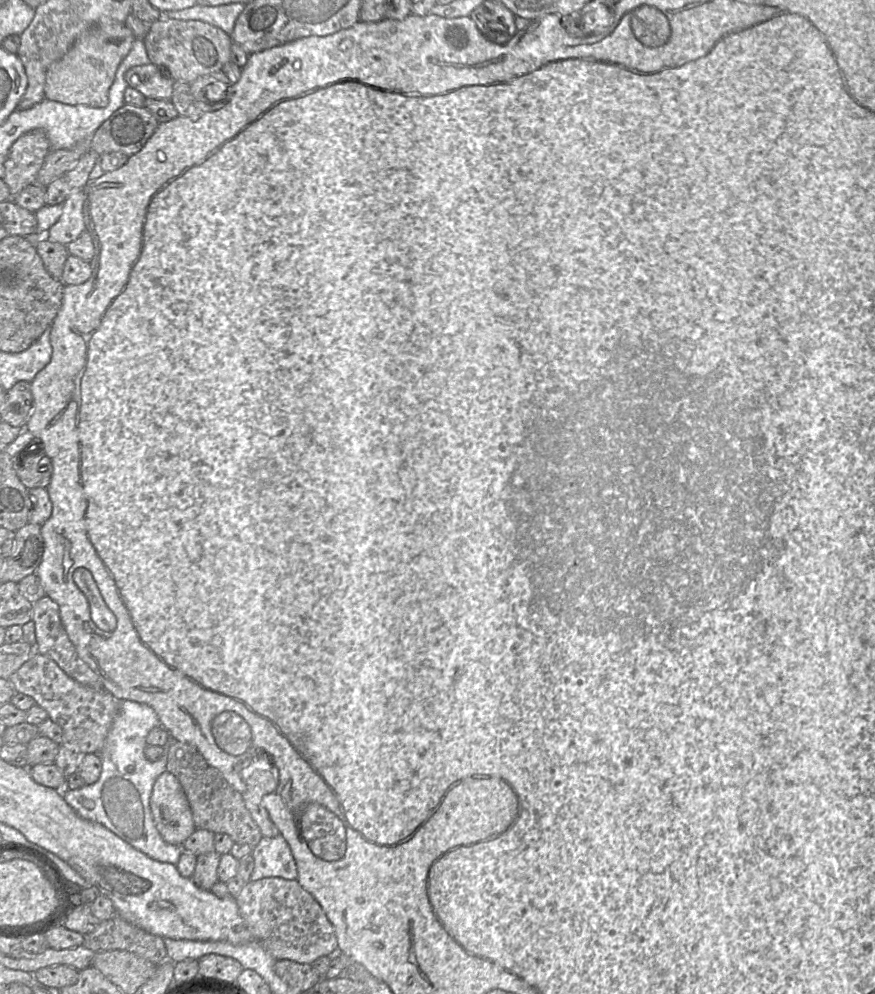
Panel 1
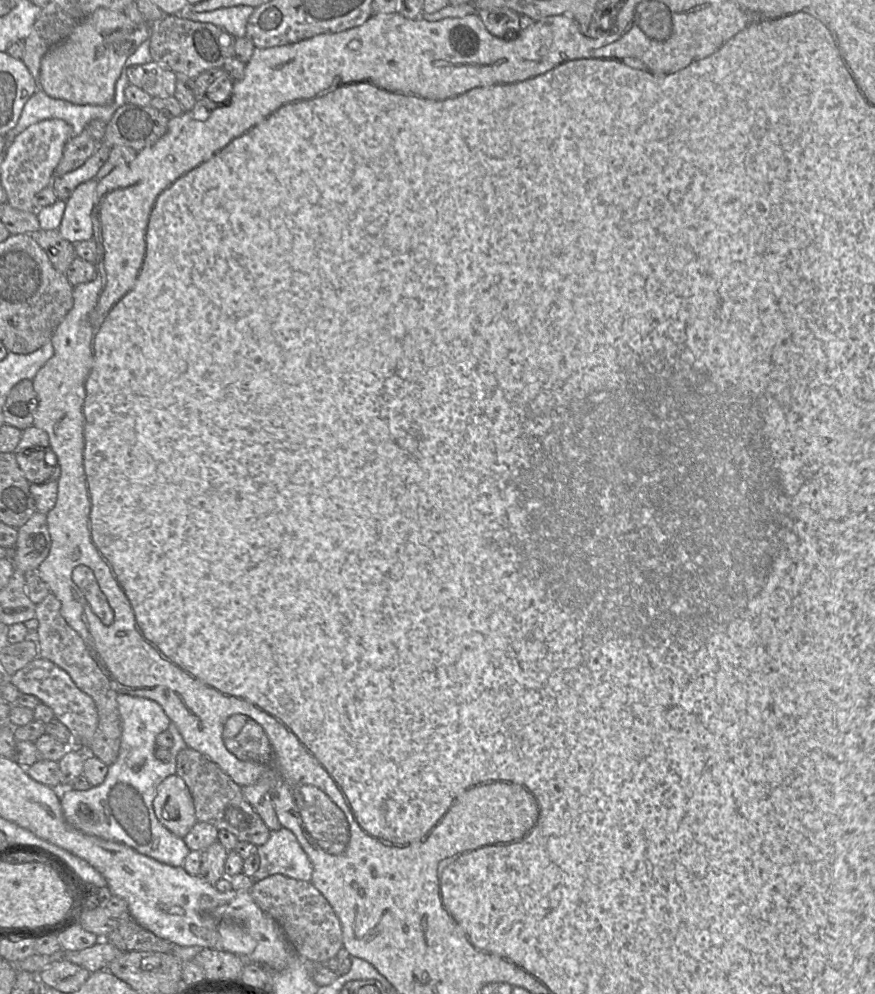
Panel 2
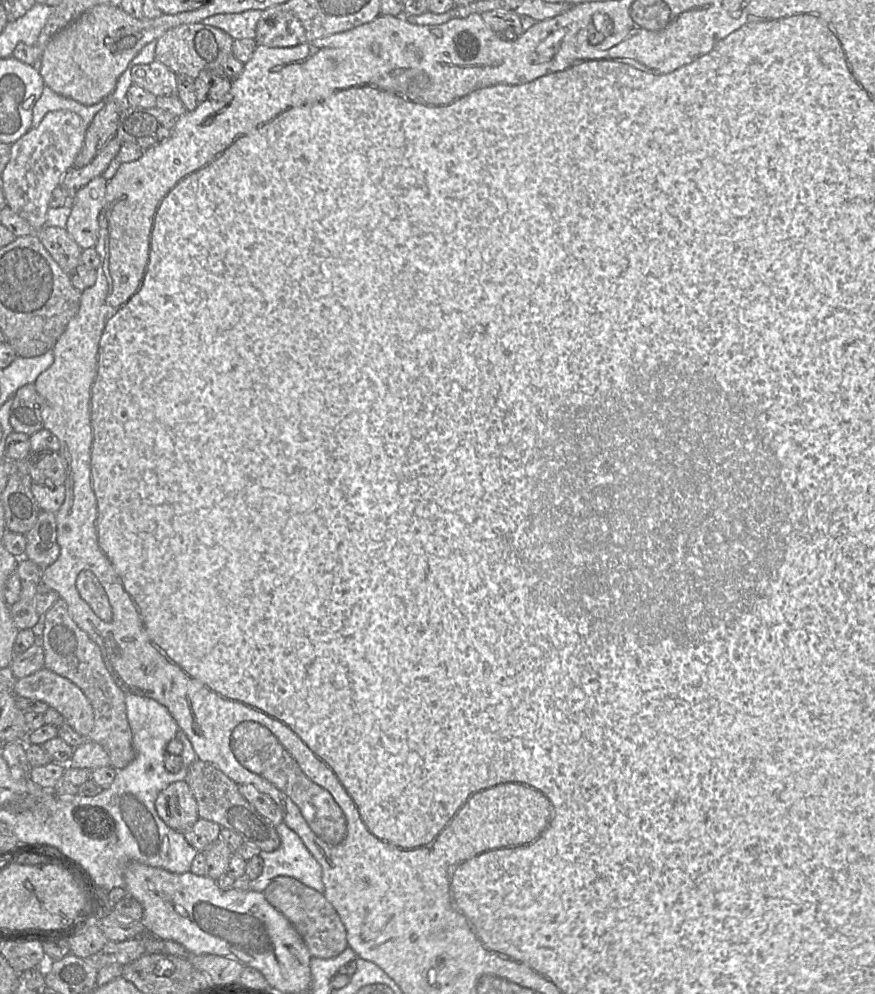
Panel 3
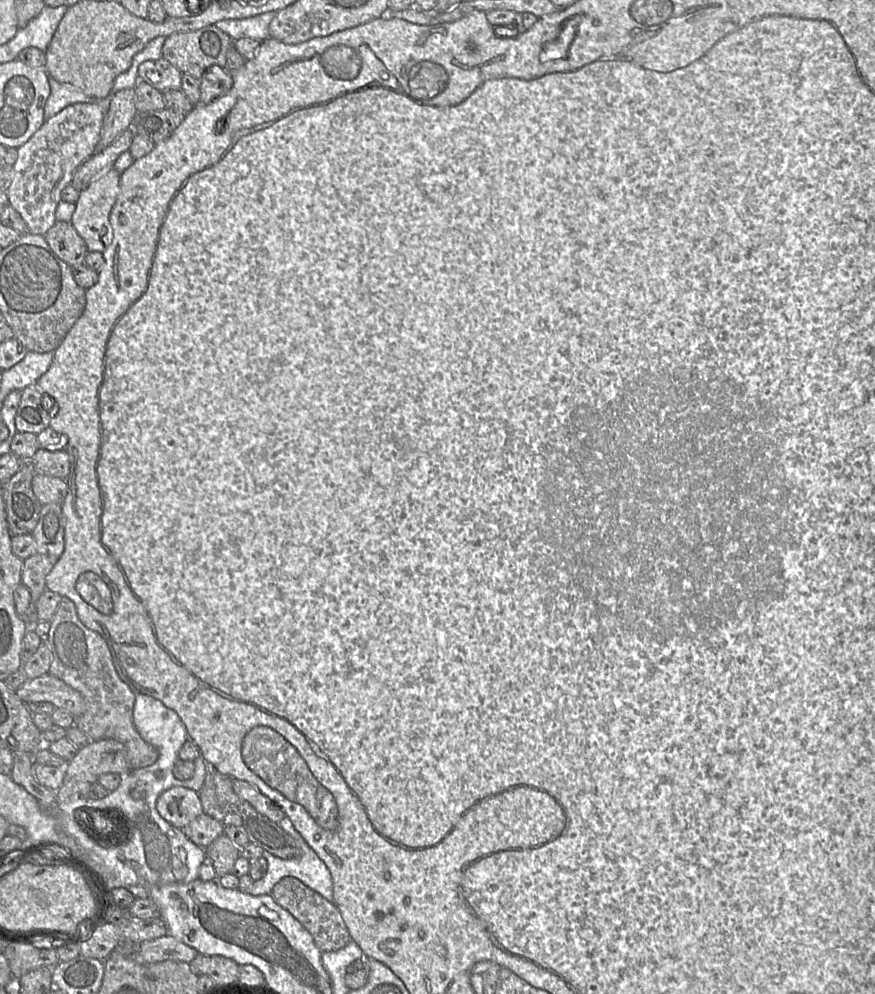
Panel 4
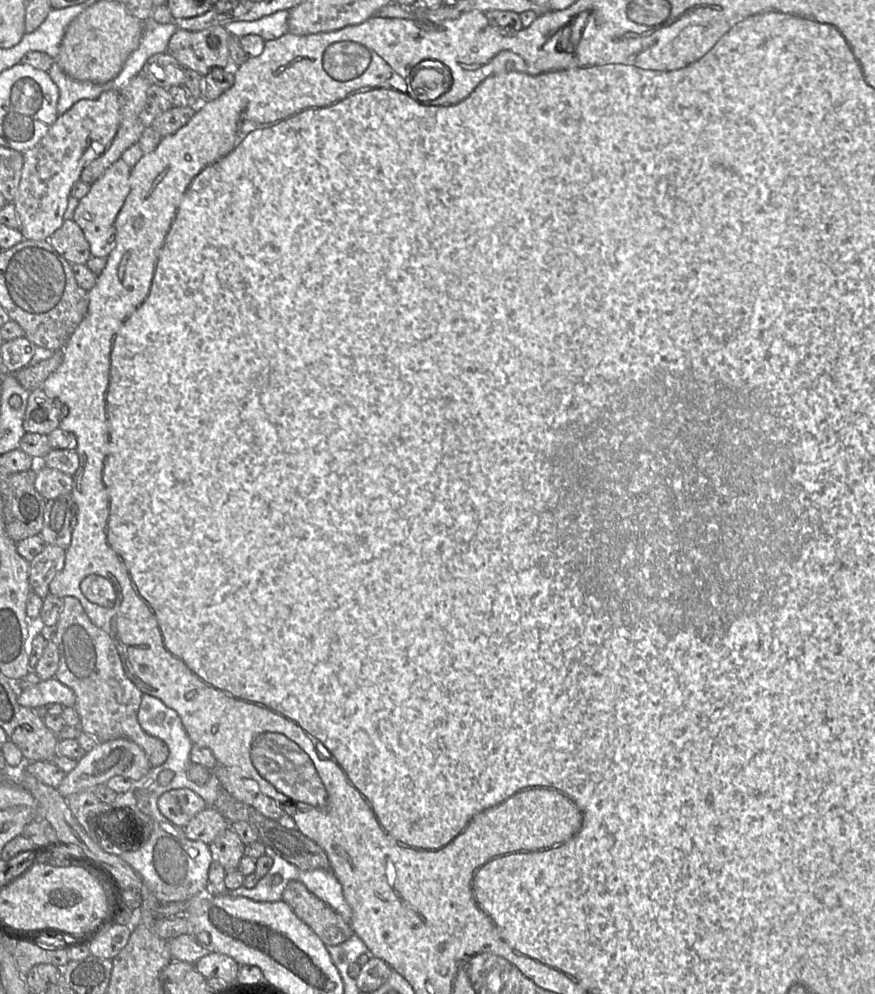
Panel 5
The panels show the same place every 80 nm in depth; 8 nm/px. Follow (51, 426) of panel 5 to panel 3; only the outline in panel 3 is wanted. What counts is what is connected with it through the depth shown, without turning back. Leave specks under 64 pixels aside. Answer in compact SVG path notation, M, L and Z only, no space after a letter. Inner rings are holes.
M34 384L17 390L10 410L10 423L15 432L29 436L44 428L43 411L45 401Z

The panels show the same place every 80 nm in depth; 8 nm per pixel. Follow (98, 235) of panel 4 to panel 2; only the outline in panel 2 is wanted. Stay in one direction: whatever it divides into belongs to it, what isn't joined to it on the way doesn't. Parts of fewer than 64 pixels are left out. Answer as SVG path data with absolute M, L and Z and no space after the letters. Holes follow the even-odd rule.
M97 179L82 183L66 200L58 230L63 238L73 244L93 238L92 211L97 185Z

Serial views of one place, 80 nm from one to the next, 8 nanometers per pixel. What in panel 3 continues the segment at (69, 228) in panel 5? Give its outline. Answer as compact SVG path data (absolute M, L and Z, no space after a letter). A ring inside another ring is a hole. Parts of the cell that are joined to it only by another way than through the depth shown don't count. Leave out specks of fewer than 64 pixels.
M44 226L34 232L62 270L69 273L82 264L83 249L69 235L66 228Z

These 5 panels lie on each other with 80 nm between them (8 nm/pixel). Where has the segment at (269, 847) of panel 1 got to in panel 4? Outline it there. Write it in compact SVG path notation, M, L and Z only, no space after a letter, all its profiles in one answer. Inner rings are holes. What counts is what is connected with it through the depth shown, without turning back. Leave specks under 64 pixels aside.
M284 819L278 822L280 827L290 835L297 846L298 849L298 857L294 857L291 859L282 859L273 855L272 853L263 850L263 857L267 860L268 868L265 876L260 880L254 881L253 884L247 889L243 889L244 893L250 895L268 895L271 893L274 885L286 876L293 876L300 881L302 881L309 888L318 892L322 897L327 899L330 902L334 902L333 897L333 882L331 873L326 866L326 864L318 857L318 855L312 850L312 848L306 843L303 837L300 835L298 831L295 831Z

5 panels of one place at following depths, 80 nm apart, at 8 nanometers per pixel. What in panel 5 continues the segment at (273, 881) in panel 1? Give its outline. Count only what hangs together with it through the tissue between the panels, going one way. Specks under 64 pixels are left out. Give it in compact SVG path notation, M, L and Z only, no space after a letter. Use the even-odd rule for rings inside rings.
M300 881L288 882L282 893L282 901L290 906L326 946L339 945L354 934L350 924L340 914L311 893Z

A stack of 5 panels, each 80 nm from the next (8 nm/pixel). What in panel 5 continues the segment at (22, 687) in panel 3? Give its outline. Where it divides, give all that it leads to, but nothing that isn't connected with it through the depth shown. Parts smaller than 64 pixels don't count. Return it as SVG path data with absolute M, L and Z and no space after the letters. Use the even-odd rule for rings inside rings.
M55 677L18 692L18 703L33 710L54 703L64 707L74 707L76 701L74 692Z

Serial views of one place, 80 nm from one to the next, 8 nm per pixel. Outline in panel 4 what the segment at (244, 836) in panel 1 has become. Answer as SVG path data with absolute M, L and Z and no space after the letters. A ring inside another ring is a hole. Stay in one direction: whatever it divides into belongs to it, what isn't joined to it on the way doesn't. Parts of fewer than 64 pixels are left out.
M209 768L204 783L198 791L203 813L216 819L224 826L242 828L251 843L282 859L298 857L298 849L294 839L288 835L278 823L258 813L247 801L238 796L232 785L232 779L218 771Z

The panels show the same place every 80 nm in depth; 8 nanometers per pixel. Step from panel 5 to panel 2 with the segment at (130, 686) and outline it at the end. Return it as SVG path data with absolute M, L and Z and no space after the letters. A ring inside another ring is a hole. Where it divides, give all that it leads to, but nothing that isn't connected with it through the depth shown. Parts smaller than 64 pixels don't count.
M53 594L37 604L35 611L38 620L38 655L66 671L76 686L93 699L98 713L98 725L88 753L109 766L116 761L121 742L122 725L117 703L119 694L111 687L83 639L65 621L61 614L61 602Z

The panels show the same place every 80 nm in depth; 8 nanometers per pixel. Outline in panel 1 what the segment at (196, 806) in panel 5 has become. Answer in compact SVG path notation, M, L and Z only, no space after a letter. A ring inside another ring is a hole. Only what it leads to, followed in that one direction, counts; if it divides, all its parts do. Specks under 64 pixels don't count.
M169 771L156 779L150 796L150 809L156 829L169 844L182 846L196 829L183 787Z

